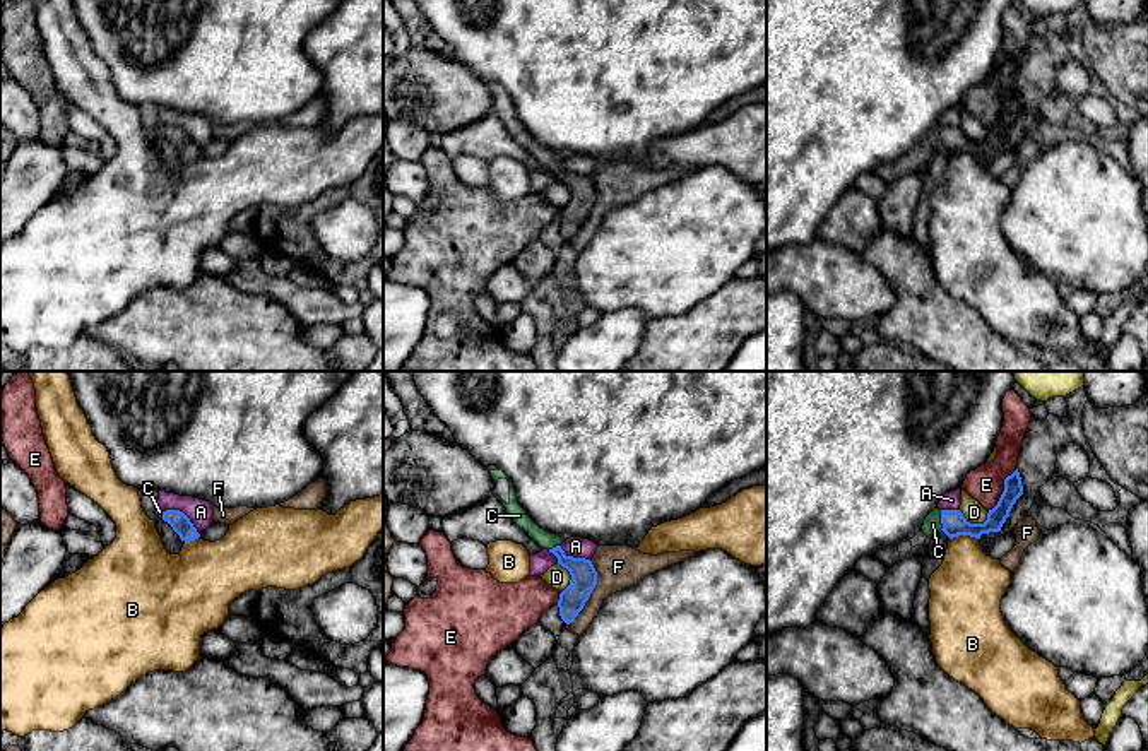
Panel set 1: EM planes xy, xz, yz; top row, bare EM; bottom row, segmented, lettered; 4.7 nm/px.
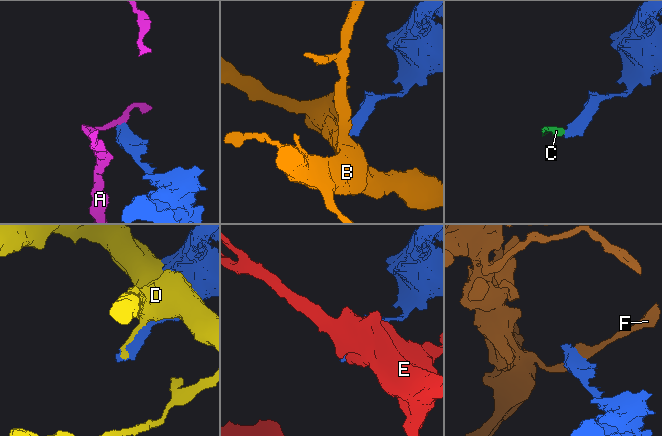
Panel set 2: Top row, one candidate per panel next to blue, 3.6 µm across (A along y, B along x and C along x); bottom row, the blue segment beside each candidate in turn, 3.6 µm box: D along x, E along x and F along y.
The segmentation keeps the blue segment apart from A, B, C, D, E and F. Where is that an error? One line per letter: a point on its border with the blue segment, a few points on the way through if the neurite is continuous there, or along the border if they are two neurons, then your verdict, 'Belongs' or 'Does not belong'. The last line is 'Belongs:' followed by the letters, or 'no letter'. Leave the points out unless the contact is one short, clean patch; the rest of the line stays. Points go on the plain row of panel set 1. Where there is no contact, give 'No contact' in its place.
A: Touches blue at xy (183, 130). Boundary: xy (163, 127), (180, 127), (199, 151). Does not belong
B: Touches blue at yz (964, 151). Boundary: yz (977, 154), (953, 153), (950, 156). Does not belong
C: Touches blue at yz (941, 137). Path across: yz (953, 139), (941, 137), (933, 141). Belongs
D: Touches blue at yz (976, 141). Does not belong
E: Touches blue at yz (1005, 106). Boundary: yz (1017, 86), (1005, 96), (1000, 117), (988, 127). Does not belong
F: Touches blue at xz (591, 209). Boundary: xz (591, 177), (596, 187), (596, 204), (579, 231), (567, 242). Does not belong
Belongs: C

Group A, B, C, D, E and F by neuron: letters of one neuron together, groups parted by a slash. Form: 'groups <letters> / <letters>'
groups A / B / C / D / E / F

